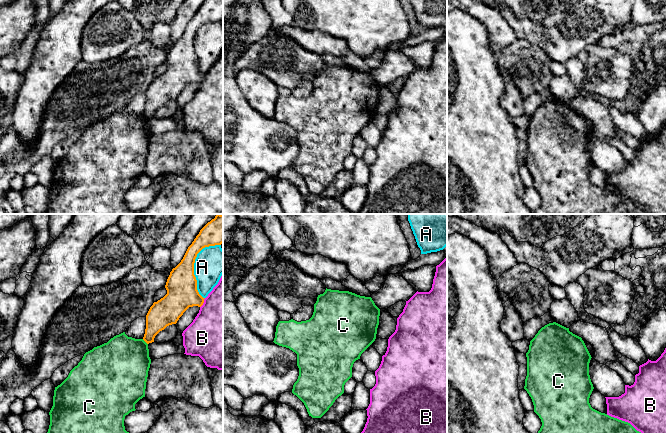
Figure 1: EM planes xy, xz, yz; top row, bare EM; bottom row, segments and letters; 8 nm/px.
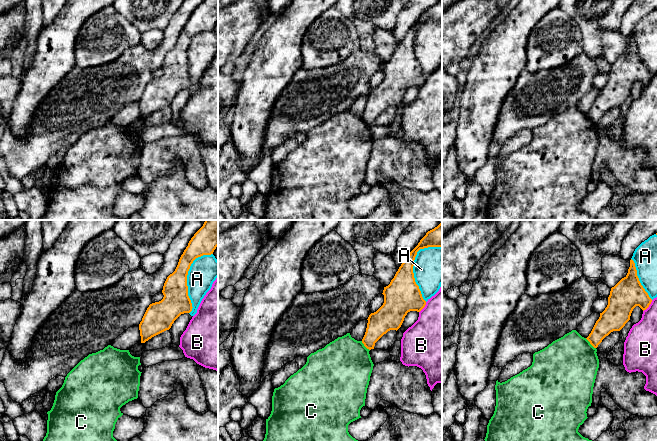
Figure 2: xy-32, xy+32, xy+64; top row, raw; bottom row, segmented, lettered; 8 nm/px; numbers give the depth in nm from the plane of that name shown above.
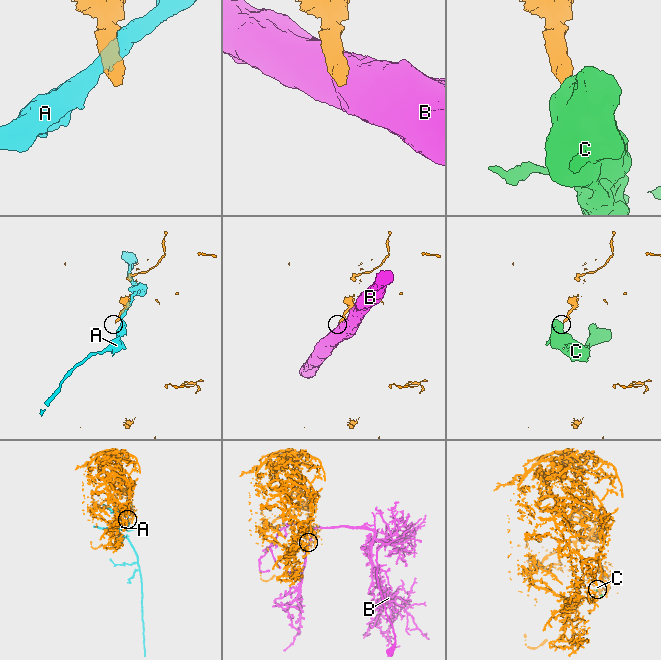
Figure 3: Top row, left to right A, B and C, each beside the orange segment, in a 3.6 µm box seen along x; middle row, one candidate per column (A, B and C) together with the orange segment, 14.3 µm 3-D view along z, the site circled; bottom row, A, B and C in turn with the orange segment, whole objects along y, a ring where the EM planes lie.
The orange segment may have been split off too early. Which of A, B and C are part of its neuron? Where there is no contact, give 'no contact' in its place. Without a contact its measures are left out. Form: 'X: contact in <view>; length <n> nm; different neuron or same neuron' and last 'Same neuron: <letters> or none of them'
A: contact in xy; length 460 nm; different neuron
B: contact in xy; length 90 nm; different neuron
C: contact in xy; length 60 nm; different neuron
Same neuron: none of them

